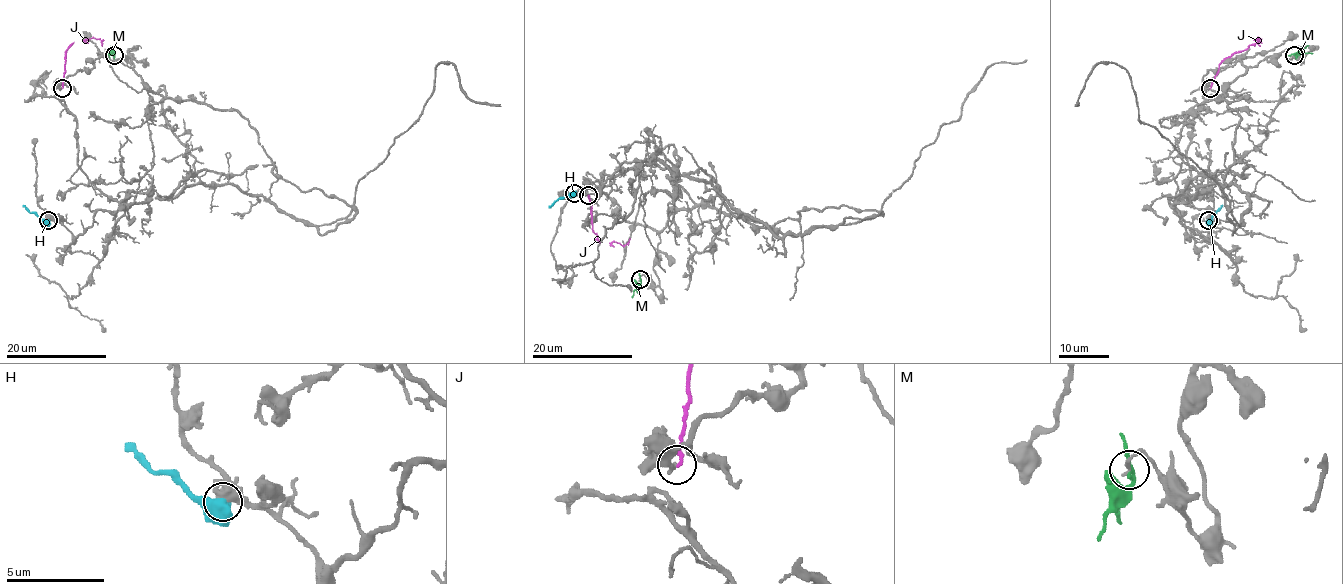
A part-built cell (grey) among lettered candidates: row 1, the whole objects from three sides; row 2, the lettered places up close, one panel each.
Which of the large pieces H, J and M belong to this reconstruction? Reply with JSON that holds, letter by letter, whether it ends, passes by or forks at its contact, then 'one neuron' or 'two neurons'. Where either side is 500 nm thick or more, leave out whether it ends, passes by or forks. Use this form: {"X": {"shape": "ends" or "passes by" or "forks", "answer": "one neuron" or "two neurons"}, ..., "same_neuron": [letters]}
{"H": {"answer": "two neurons"}, "J": {"shape": "ends", "answer": "two neurons"}, "M": {"shape": "passes by", "answer": "two neurons"}, "same_neuron": []}

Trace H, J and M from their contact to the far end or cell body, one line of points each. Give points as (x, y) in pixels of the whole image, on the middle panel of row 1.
H: (574, 193), (556, 199), (549, 207)
J: (588, 194), (592, 230), (597, 240), (628, 245)
M: (640, 279), (640, 286), (632, 298)

